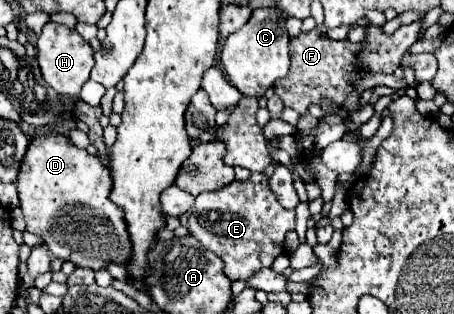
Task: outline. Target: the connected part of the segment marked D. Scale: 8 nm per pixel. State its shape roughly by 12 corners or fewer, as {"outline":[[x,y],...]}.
{"outline":[[34,136],[16,188],[52,256],[102,270],[132,256],[110,170]]}

